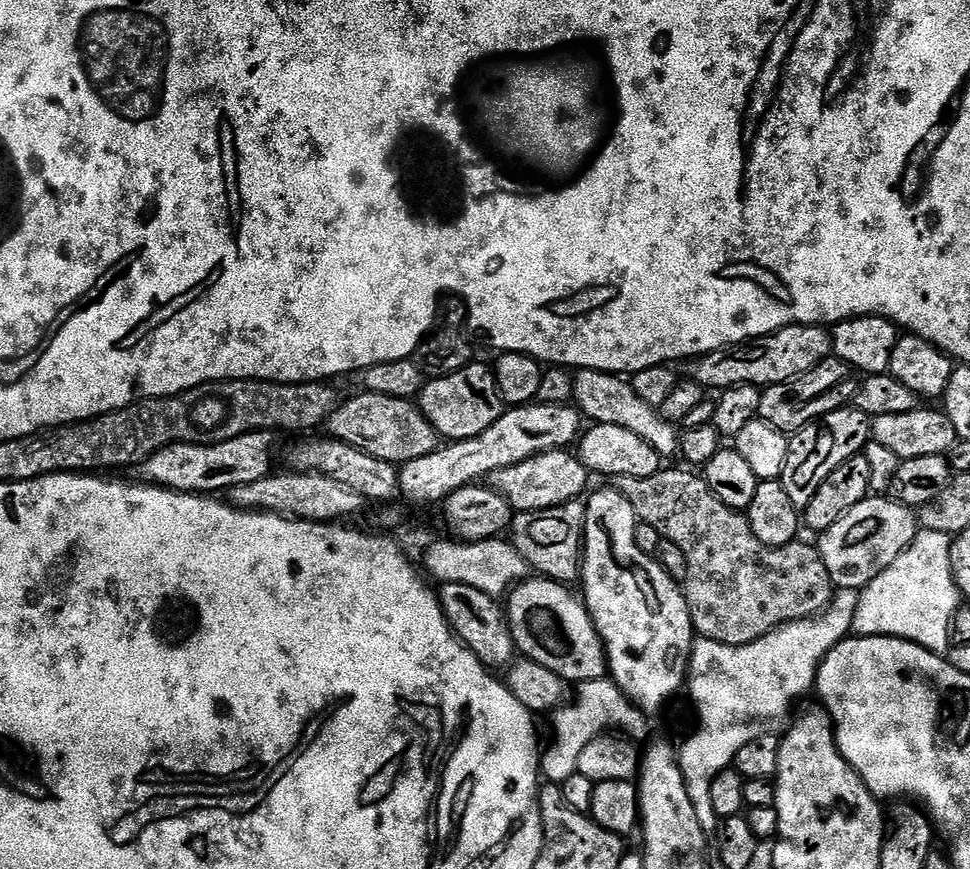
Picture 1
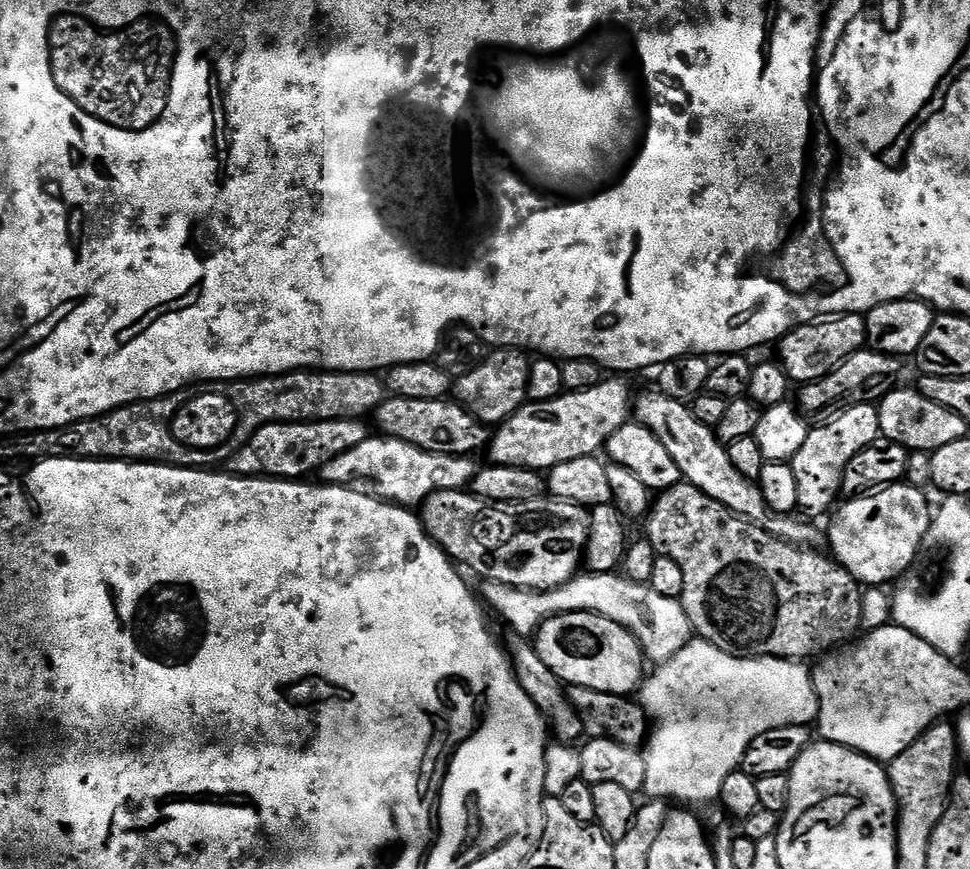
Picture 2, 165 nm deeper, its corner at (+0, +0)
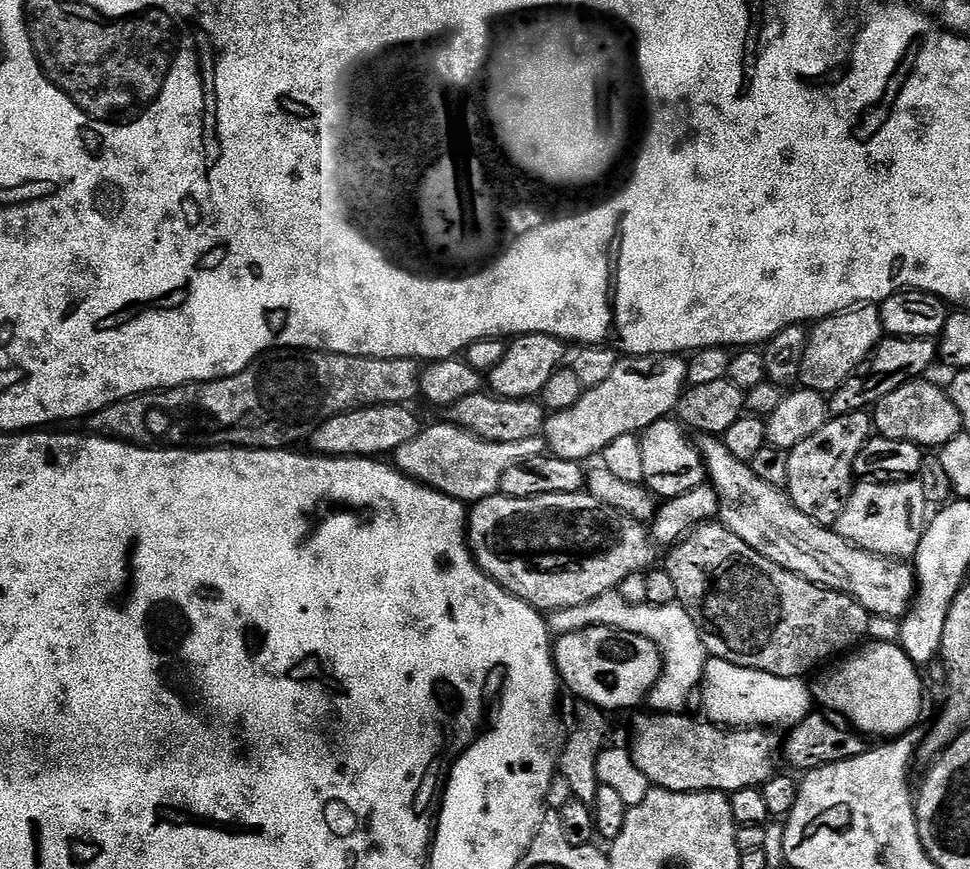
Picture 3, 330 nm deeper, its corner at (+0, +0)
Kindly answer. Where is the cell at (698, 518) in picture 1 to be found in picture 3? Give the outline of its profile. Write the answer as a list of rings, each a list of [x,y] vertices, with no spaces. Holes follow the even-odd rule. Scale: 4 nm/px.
[[[719,522],[698,525],[669,552],[672,553],[668,556],[666,570],[670,578],[674,578],[678,603],[697,624],[709,657],[750,670],[762,670],[778,678],[804,678],[807,677],[807,672],[815,673],[823,660],[831,661],[855,649],[861,643],[859,640],[868,636],[870,613],[853,596],[848,596],[845,592],[834,592],[831,588],[821,588],[778,566],[778,562],[770,562],[770,558],[746,546],[738,534]]]

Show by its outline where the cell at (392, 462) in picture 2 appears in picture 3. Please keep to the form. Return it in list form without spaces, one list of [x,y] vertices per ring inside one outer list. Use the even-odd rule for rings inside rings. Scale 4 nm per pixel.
[[[454,423],[432,424],[425,427],[406,446],[398,446],[394,466],[412,480],[438,490],[455,500],[475,502],[500,492],[502,474],[515,464],[525,464],[530,458],[543,456],[546,444],[540,436],[526,442],[486,442]]]

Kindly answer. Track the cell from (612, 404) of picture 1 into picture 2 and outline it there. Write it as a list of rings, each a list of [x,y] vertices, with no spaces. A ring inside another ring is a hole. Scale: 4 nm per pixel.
[[[649,390],[649,392],[635,393],[630,404],[630,412],[635,423],[646,426],[662,446],[670,453],[670,458],[678,465],[681,477],[687,483],[694,485],[702,494],[710,494],[718,502],[722,502],[734,514],[744,517],[765,528],[770,534],[782,538],[788,544],[801,546],[816,546],[822,540],[822,532],[803,524],[792,514],[777,514],[771,512],[766,506],[766,500],[762,498],[759,483],[747,480],[738,470],[734,470],[734,462],[730,462],[728,450],[720,443],[713,428],[698,422],[694,418],[691,407],[685,401],[675,400],[666,394]]]

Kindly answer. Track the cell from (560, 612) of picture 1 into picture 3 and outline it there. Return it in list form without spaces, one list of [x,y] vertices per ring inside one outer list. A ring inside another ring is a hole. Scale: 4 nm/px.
[[[594,625],[592,628],[579,629],[574,633],[566,633],[559,637],[554,644],[554,663],[564,684],[576,696],[581,696],[584,704],[592,704],[595,708],[636,708],[645,703],[651,688],[658,682],[660,671],[663,668],[663,658],[659,648],[650,640],[638,633],[623,632],[606,625]]]

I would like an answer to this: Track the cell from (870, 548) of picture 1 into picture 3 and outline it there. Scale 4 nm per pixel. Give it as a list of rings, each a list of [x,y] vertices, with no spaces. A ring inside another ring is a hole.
[[[904,478],[899,482],[860,482],[852,489],[844,512],[838,517],[834,531],[876,556],[912,558],[922,542],[922,534],[930,519],[930,505],[922,494],[919,479]]]

